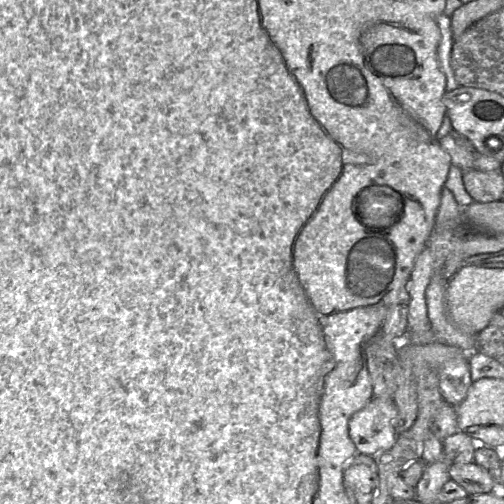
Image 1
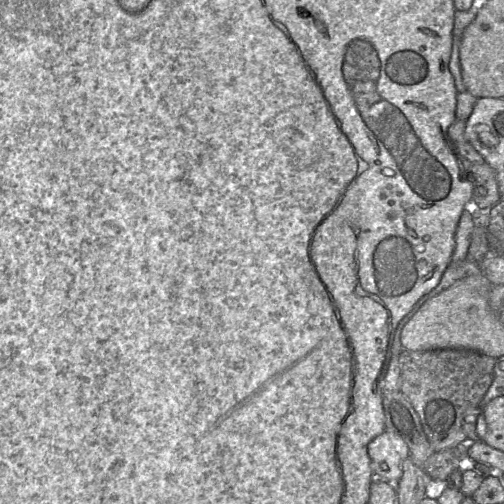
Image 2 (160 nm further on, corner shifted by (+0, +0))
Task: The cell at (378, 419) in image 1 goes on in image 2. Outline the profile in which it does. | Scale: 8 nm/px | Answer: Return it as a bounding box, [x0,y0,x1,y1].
[368,430,410,487]

